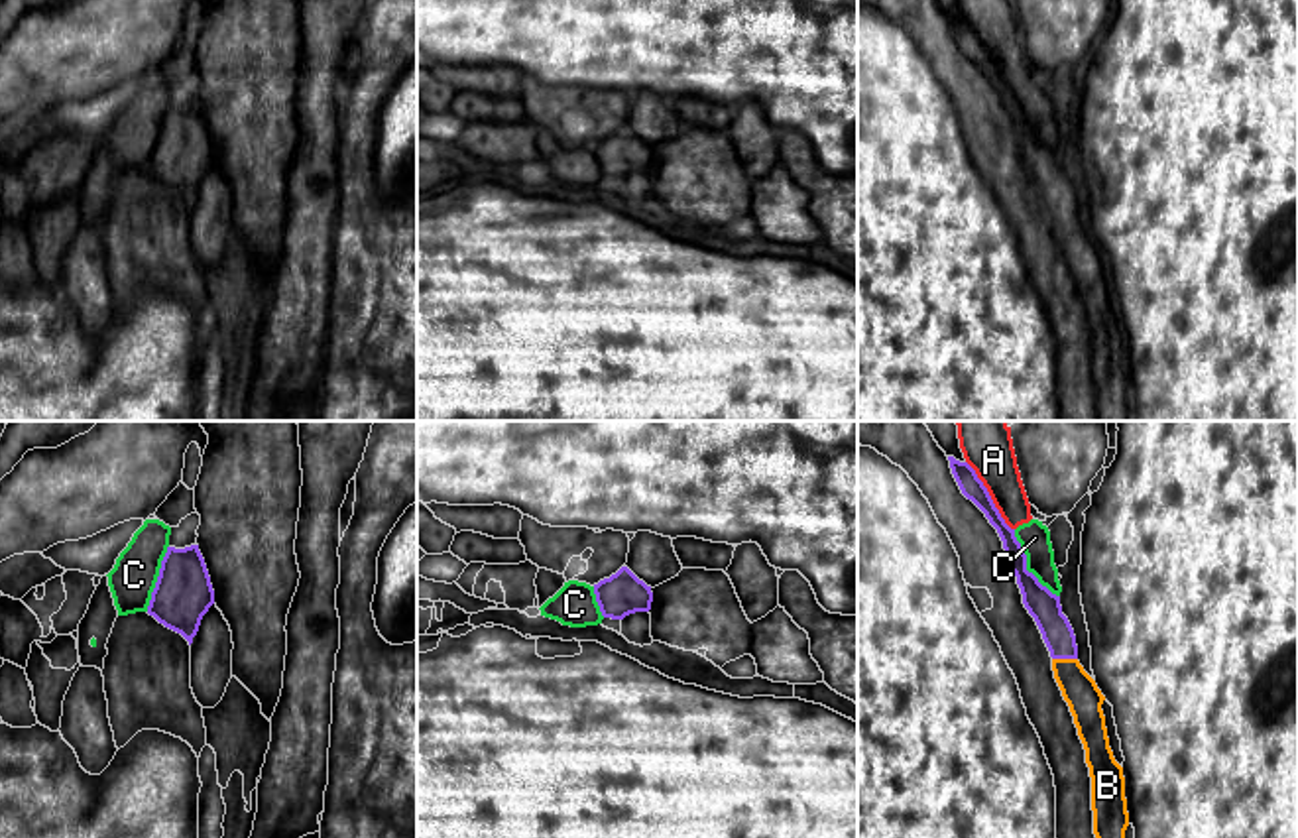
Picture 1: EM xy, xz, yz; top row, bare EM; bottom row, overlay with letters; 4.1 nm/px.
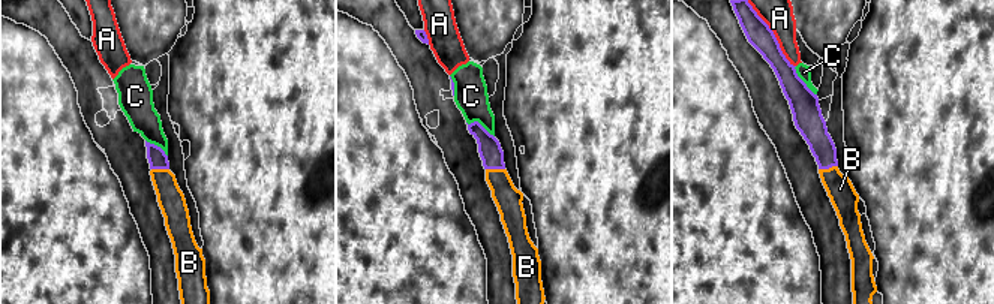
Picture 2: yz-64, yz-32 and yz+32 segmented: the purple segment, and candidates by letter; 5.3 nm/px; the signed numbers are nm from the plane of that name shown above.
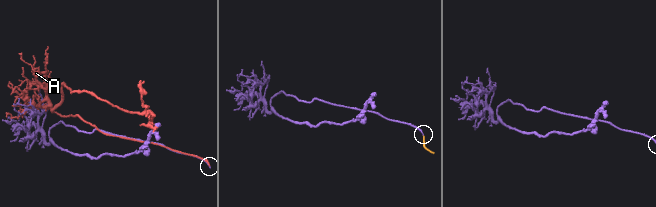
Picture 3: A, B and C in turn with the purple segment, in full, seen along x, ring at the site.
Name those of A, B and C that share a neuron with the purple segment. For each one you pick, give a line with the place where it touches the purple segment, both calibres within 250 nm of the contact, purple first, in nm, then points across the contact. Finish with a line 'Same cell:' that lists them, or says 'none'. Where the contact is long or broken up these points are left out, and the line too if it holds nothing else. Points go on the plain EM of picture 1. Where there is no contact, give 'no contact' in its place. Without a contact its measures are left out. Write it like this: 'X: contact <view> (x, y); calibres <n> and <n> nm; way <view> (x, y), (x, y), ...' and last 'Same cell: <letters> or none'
B: contact yz (1064, 217); calibres 130 and 140 nm; way yz (1045, 166), (1064, 217), (1078, 248)
Same cell: B

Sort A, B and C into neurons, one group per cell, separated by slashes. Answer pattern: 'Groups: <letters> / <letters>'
Groups: A C / B

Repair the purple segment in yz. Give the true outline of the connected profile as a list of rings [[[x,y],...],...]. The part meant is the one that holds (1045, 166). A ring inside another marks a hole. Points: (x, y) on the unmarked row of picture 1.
[[[948,16],[952,33],[962,53],[972,59],[997,89],[1009,128],[1017,136],[1023,163],[1034,177],[1052,216],[1054,238],[1070,266],[1078,295],[1086,309],[1092,336],[1093,393],[1097,421],[1131,421],[1125,403],[1129,386],[1123,327],[1109,307],[1101,264],[1105,256],[1078,220],[1078,205],[1068,177],[1062,173],[1060,155],[1052,153],[1027,130],[1021,102],[995,67],[987,47],[968,22]]]

